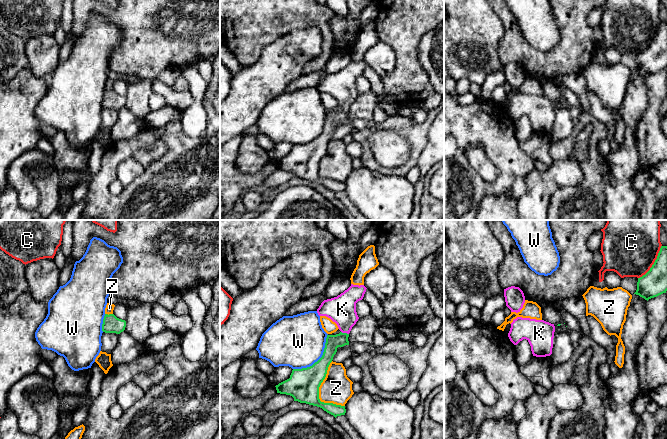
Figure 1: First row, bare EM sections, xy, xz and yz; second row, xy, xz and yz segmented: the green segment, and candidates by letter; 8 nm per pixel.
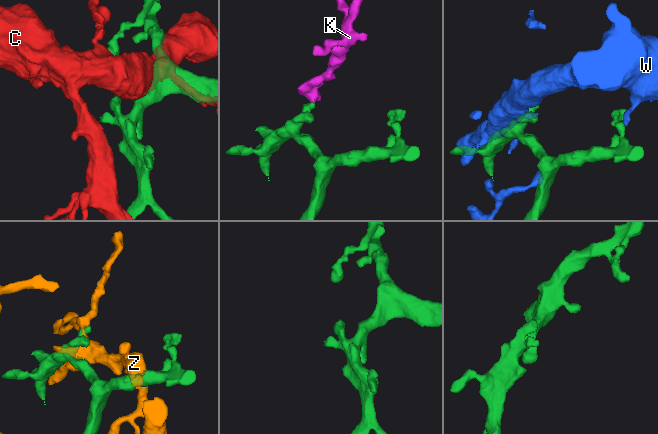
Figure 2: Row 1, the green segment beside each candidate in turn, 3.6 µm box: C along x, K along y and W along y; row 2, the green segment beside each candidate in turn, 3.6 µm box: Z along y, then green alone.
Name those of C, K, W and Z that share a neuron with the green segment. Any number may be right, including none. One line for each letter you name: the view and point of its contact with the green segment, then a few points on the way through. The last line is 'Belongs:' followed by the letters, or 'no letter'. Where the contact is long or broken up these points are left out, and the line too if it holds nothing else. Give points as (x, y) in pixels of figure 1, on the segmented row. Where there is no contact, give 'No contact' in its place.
K: Touches green at xz (345, 333). Path across: xz (333, 342), (345, 333), (345, 316), (342, 309)
Belongs: K

